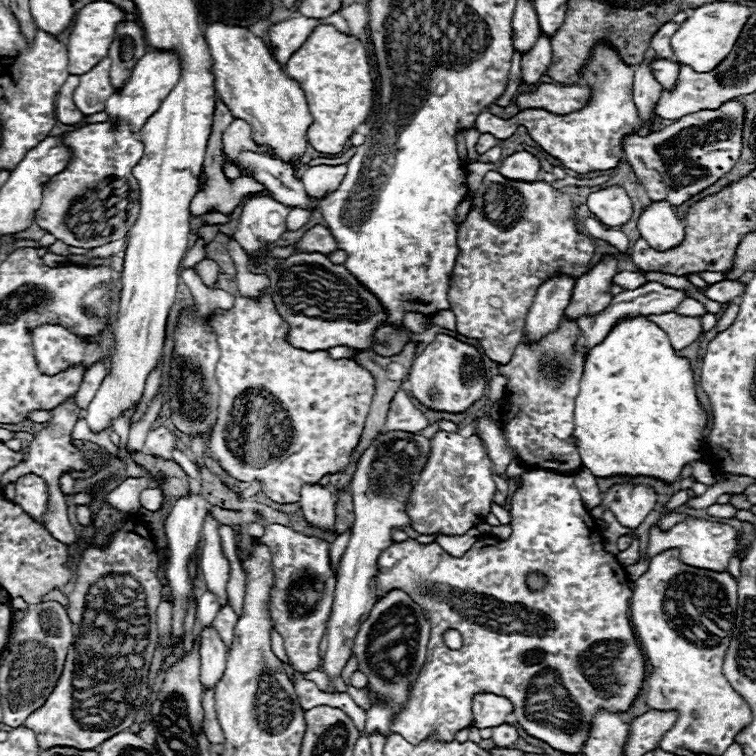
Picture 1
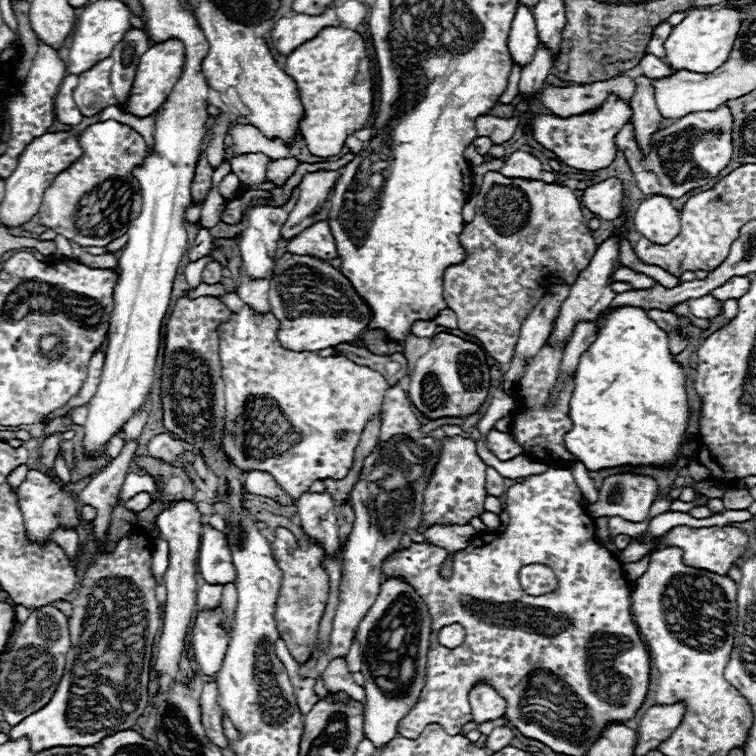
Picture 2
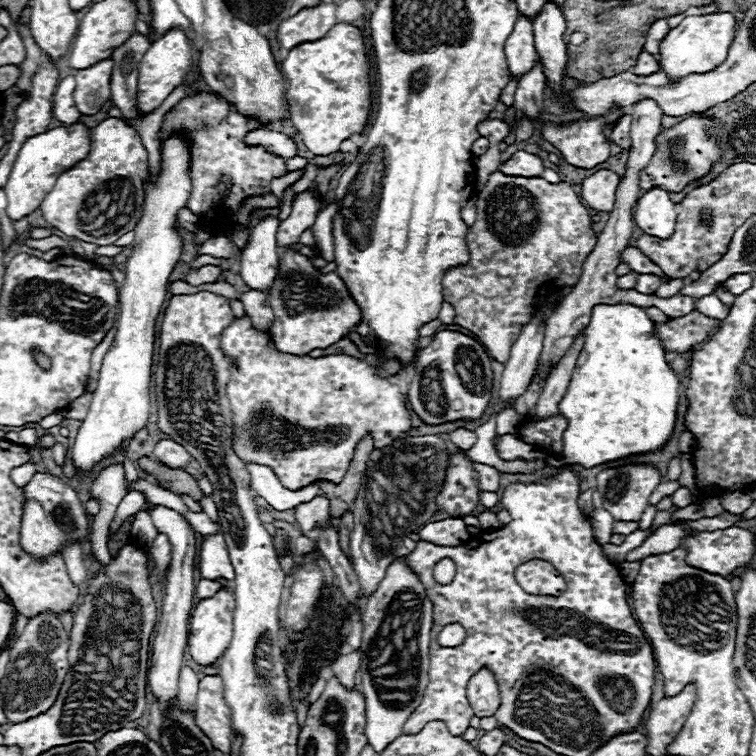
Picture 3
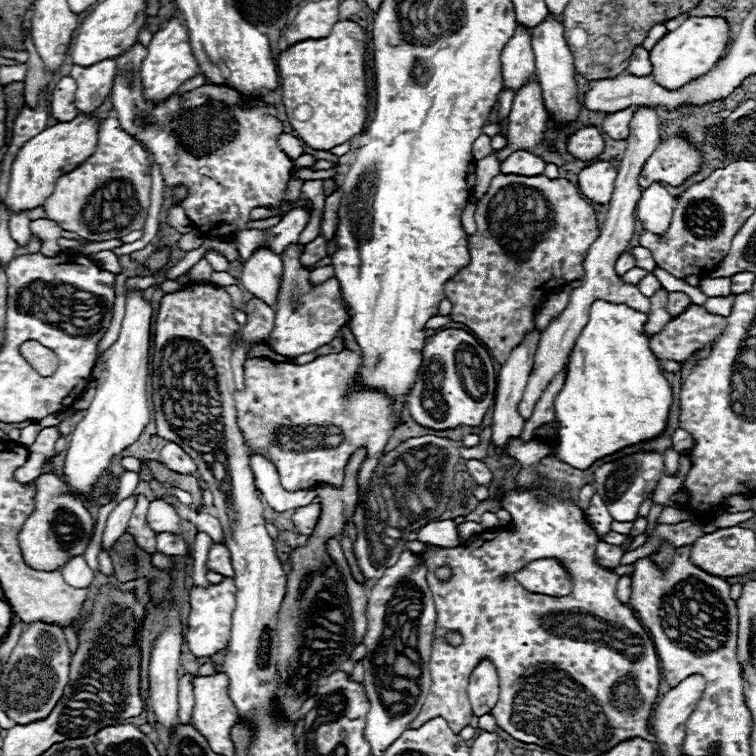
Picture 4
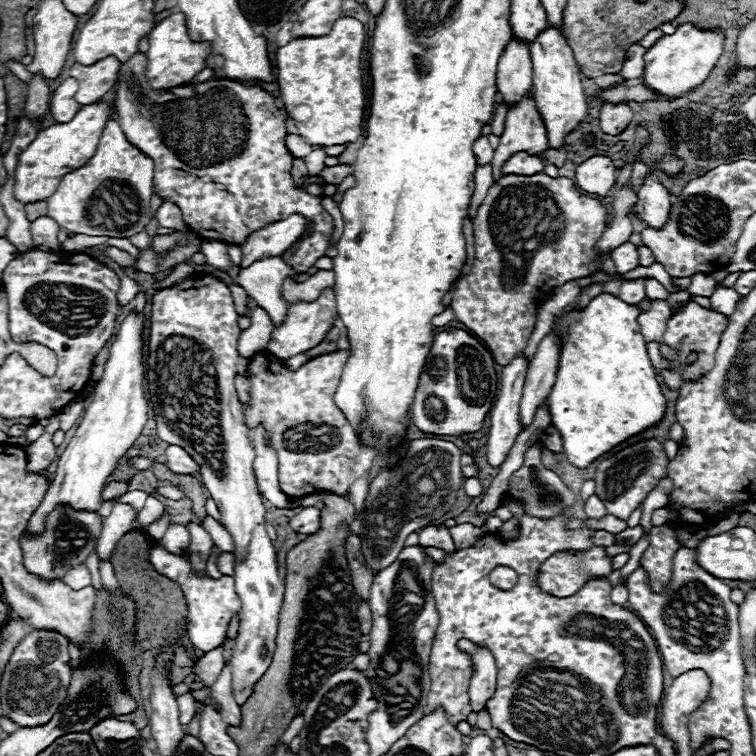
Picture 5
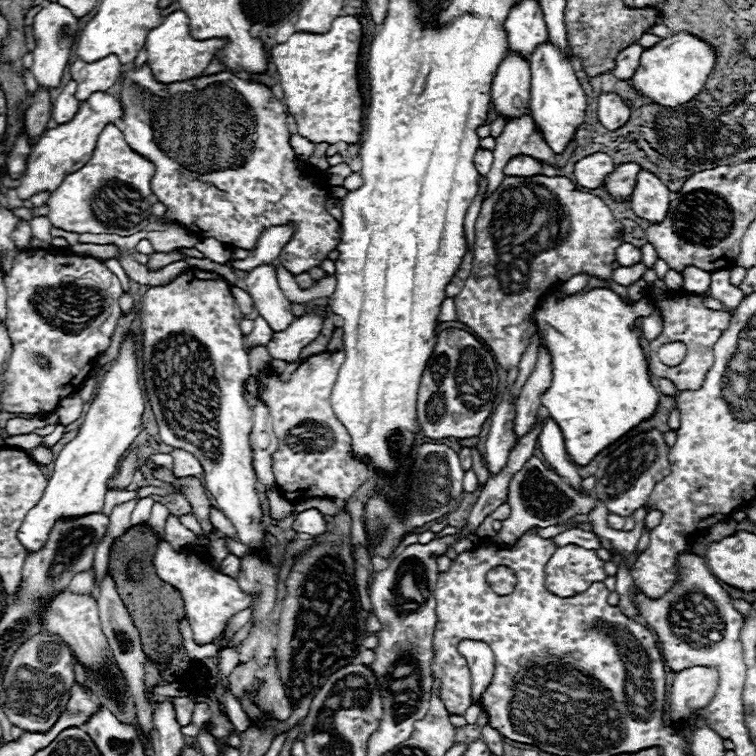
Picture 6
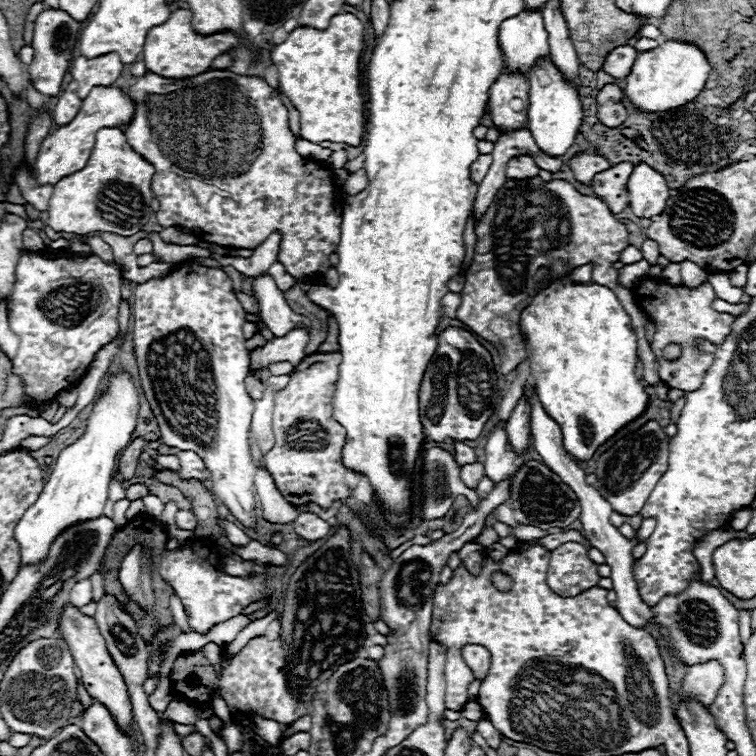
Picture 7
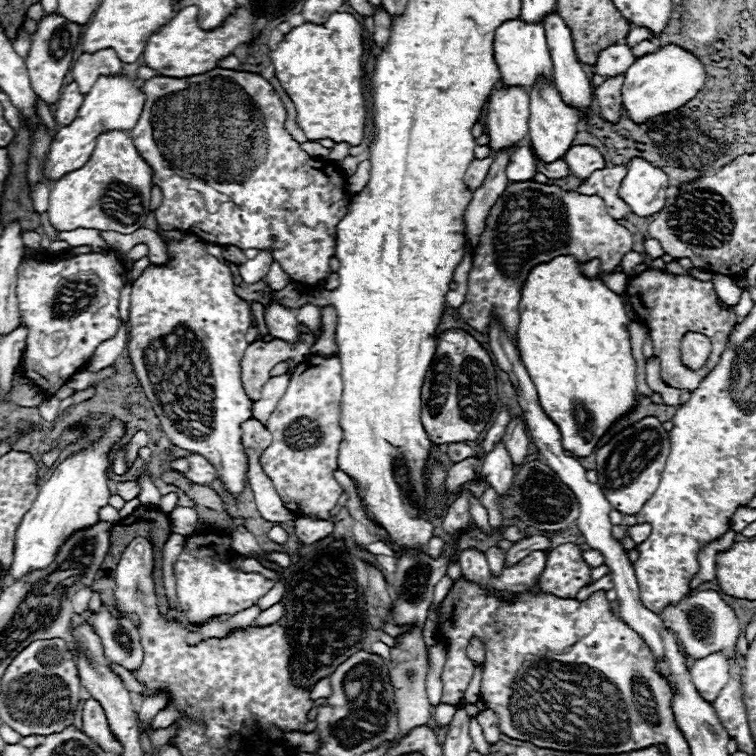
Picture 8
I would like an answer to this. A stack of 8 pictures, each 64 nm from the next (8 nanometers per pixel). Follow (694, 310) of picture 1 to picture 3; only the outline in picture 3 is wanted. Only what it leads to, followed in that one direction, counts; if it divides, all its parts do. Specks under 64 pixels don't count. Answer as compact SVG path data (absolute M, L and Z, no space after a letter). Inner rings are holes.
M708 294L708 296L702 296L694 302L694 308L708 316L708 318L716 318L716 320L724 320L728 316L728 308L720 302L720 298L716 294Z

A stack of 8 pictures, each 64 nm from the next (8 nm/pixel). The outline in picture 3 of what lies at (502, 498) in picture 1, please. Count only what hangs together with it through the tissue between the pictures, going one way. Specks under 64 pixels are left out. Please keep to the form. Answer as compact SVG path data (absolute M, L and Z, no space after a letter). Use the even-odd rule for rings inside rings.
M476 464L476 470L480 474L480 490L484 492L498 492L500 488L500 474L496 468L486 464Z

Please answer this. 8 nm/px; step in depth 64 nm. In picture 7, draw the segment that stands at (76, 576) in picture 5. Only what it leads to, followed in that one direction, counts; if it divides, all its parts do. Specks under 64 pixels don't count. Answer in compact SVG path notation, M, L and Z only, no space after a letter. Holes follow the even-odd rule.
M88 578L78 580L70 590L70 598L72 598L72 604L78 604L78 606L84 606L84 604L92 602L92 584L90 584L90 580Z

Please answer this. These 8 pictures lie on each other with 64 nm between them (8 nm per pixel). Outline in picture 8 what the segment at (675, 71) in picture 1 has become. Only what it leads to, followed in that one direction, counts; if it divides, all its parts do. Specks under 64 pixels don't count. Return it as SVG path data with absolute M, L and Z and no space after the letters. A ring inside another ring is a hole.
M614 44L600 52L594 72L602 74L602 76L618 76L618 74L624 74L630 68L630 64L634 64L634 60L636 58L634 58L630 46Z

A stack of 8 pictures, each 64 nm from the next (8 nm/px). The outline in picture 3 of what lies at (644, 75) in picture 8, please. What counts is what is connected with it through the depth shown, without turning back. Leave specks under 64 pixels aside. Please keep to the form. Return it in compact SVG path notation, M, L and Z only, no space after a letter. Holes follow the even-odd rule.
M730 12L684 18L676 28L668 32L668 36L660 44L658 62L662 64L662 72L666 72L670 78L682 78L686 76L686 72L702 74L714 70L726 60L734 34L736 34L736 18Z

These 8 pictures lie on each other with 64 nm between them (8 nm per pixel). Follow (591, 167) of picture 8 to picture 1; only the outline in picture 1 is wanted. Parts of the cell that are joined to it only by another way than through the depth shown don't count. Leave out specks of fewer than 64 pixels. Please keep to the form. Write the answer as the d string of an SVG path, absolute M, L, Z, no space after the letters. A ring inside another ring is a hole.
M604 188L600 192L592 192L588 196L590 212L604 224L604 226L622 226L632 218L632 202L622 188Z

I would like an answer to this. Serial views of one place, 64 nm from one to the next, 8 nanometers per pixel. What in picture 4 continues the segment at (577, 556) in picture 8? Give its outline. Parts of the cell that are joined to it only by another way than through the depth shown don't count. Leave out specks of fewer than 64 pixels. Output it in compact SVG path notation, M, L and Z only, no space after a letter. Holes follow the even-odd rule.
M600 542L598 548L596 548L596 556L598 556L598 562L606 568L616 568L620 564L620 558L624 554L624 544L620 546L614 546L614 544L606 544L606 542ZM534 560L516 572L516 580L530 592L546 596L566 596L570 576L556 560Z

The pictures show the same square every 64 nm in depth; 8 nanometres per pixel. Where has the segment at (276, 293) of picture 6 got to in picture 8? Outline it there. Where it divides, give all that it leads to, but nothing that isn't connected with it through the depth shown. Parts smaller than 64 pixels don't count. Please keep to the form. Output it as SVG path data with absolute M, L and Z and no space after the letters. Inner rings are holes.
M270 300L270 304L266 306L266 326L268 332L274 338L280 340L290 340L296 342L296 336L300 334L298 330L298 320L294 316L294 312L286 306L282 306L278 300Z

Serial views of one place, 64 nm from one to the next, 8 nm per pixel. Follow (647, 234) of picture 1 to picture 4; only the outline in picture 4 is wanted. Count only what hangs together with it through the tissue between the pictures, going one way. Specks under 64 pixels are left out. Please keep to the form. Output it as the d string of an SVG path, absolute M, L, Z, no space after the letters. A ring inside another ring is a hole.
M652 184L644 188L638 204L636 218L642 222L644 230L652 234L664 234L670 228L674 206L674 198L666 192L662 184Z

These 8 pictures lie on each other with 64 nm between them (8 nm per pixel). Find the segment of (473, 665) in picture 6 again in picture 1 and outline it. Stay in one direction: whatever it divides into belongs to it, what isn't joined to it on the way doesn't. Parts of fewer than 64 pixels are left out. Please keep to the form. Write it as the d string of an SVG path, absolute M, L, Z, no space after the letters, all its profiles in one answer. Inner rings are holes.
M478 694L478 696L474 696L472 710L474 710L472 726L490 728L490 726L506 724L514 706L508 698L494 696L494 694Z

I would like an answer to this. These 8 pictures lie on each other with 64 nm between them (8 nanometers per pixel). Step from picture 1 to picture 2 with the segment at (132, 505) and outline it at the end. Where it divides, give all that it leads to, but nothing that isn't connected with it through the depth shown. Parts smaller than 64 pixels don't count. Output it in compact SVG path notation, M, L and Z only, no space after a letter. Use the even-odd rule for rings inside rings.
M128 474L126 476L126 480L124 480L124 484L122 484L122 490L120 490L120 496L118 496L118 500L120 502L126 502L126 500L130 500L130 498L134 498L138 492L150 492L156 500L158 500L158 486L156 486L156 482L152 480L152 476L150 474L144 474L144 476L138 476L138 474Z

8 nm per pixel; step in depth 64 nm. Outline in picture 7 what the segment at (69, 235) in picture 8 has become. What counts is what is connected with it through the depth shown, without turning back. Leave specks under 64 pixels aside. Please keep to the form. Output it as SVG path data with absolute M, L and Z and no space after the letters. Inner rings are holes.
M90 238L88 240L88 244L92 246L92 250L94 250L94 254L98 254L102 260L106 260L106 262L110 262L110 264L114 264L114 256L112 256L112 248L106 244L106 242L102 242L100 238Z

